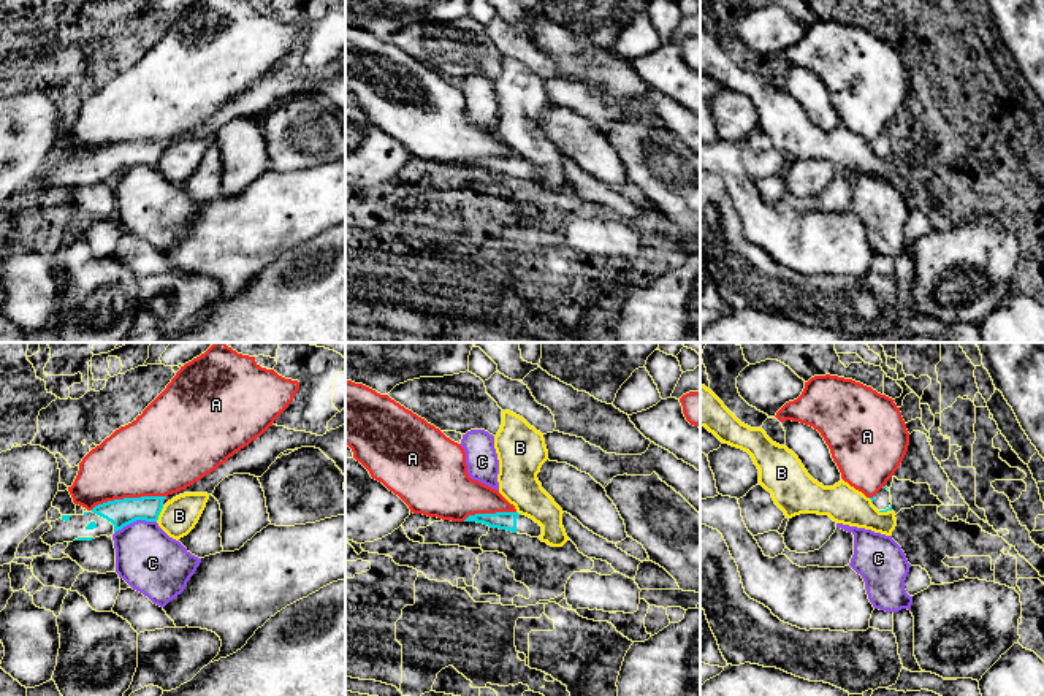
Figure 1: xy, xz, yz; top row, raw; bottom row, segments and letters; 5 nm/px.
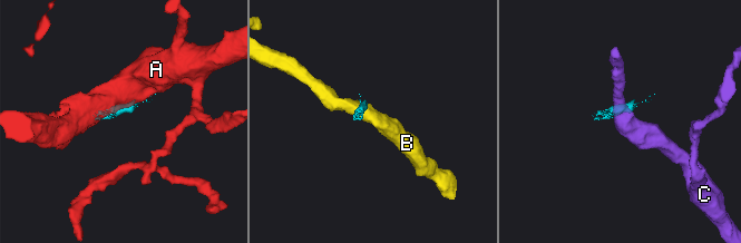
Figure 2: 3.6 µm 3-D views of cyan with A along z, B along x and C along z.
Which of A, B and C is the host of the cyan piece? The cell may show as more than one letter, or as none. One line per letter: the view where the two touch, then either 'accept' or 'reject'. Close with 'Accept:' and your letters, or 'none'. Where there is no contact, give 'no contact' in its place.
A: xy | reject
B: xy | reject
C: xy | reject
Accept: none

